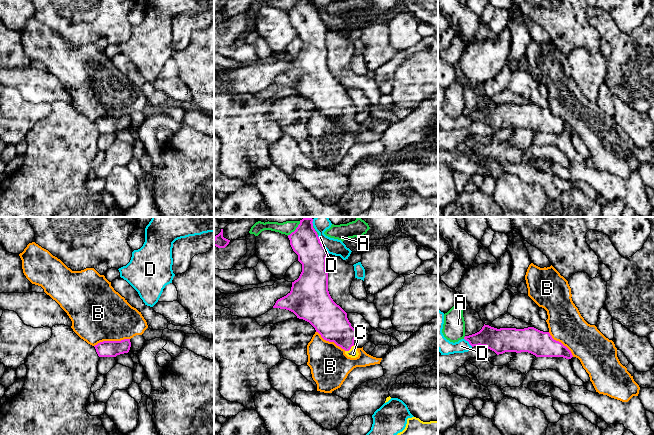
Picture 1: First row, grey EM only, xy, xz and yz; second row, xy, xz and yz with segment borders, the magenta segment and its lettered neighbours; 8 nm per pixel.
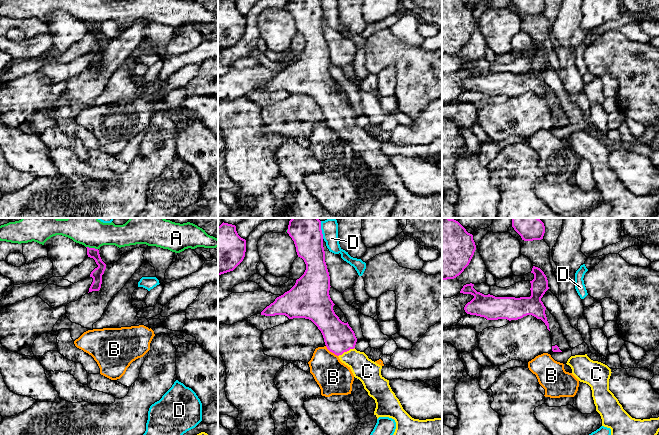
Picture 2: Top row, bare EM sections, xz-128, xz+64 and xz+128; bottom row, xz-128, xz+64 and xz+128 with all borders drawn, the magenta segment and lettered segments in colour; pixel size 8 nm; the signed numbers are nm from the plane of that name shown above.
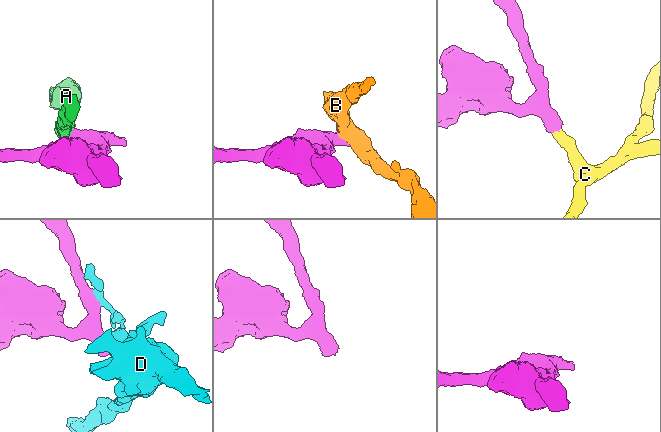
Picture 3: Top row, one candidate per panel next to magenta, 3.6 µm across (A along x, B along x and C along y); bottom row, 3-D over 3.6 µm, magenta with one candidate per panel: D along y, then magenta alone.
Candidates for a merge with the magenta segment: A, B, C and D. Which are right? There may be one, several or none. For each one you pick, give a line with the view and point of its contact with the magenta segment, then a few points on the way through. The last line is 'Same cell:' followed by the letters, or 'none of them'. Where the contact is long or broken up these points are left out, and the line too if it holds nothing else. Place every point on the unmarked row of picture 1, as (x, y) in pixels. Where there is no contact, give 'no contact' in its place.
C: xz (349, 125) | across xz (332, 100), (343, 111), (349, 125), (353, 129)
Same cell: C

